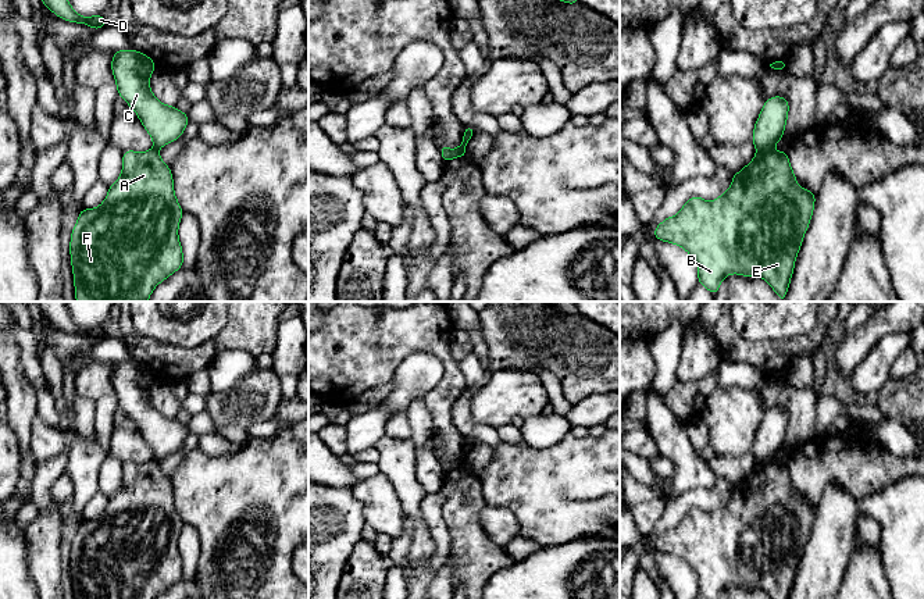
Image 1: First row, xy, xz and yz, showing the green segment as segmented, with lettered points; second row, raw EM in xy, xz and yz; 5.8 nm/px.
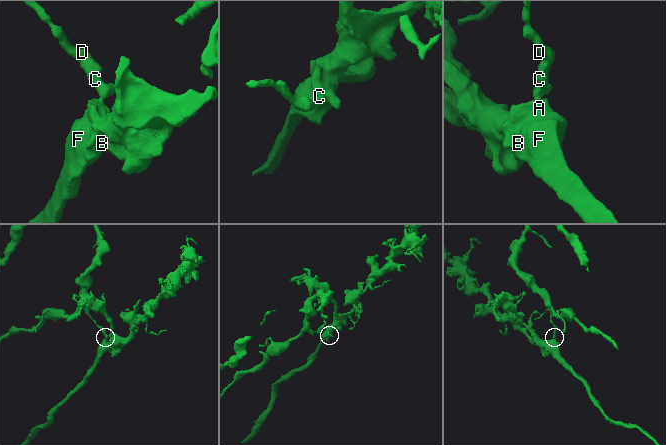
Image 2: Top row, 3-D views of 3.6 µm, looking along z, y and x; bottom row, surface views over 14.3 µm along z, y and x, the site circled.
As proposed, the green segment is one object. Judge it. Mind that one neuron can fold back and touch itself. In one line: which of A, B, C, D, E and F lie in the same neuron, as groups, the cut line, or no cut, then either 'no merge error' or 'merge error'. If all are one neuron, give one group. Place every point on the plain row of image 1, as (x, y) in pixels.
A B E F / C D | yz (771, 459), (757, 464) | merge error

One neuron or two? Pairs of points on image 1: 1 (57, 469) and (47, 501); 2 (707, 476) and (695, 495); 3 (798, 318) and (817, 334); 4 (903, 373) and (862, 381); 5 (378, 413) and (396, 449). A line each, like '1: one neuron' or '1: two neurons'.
1: one neuron
2: two neurons
3: two neurons
4: two neurons
5: two neurons

